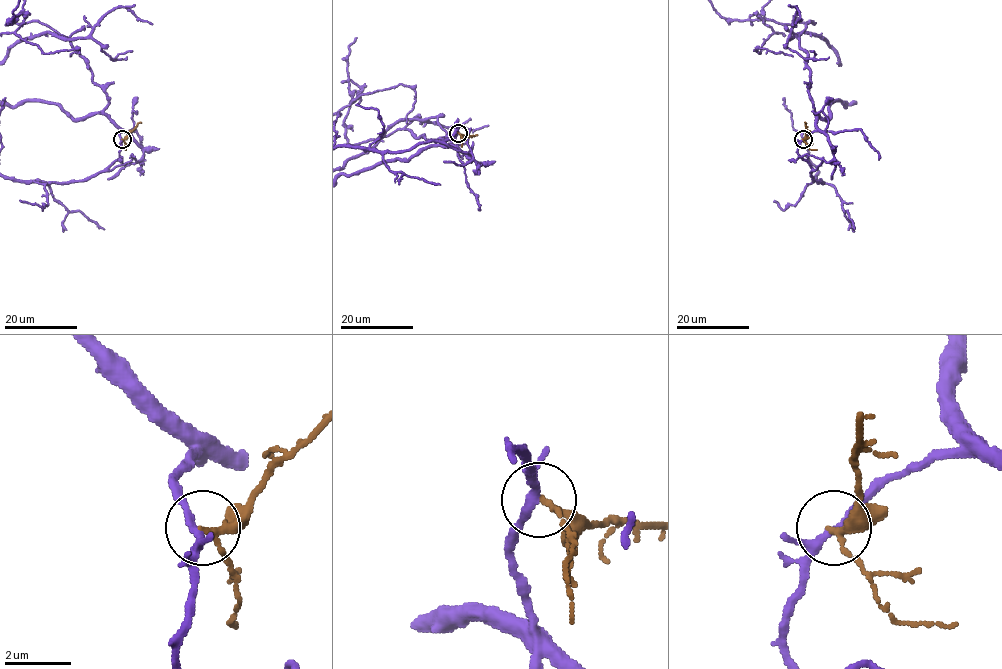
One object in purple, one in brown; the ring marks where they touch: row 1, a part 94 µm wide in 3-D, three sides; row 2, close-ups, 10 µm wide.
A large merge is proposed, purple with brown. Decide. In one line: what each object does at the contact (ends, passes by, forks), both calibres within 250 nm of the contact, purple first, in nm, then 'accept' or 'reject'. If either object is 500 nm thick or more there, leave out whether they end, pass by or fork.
purple forks | brown passes by | 190/150 nm | reject

